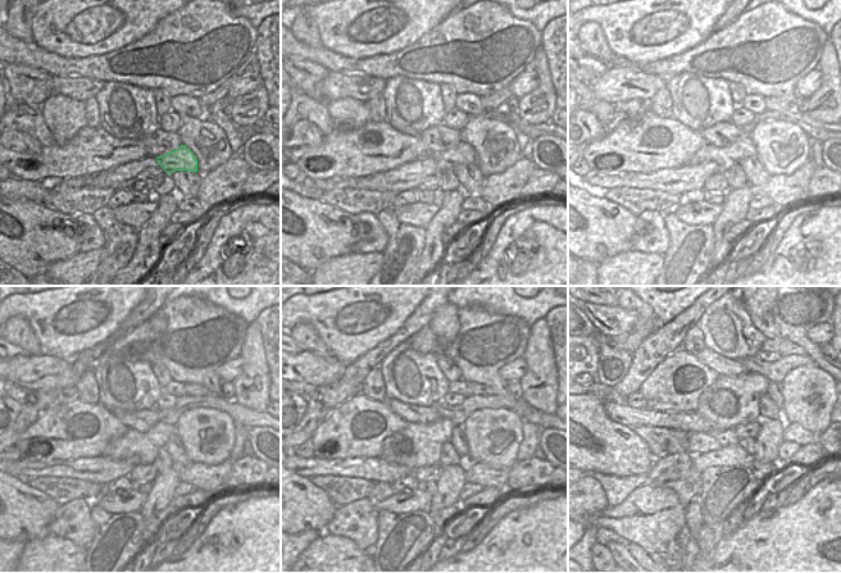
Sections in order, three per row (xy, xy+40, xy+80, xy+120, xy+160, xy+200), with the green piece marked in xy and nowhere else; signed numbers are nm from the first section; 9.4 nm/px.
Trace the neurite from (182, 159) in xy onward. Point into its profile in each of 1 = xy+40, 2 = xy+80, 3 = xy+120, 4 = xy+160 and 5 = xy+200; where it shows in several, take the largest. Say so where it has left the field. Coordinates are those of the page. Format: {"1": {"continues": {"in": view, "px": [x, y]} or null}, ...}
{"1": {"continues": {"in": "xy+40", "px": [463, 153]}}, "2": {"continues": {"in": "xy+80", "px": [742, 148]}}, "3": {"continues": {"in": "xy+120", "px": [158, 435]}}, "4": {"continues": {"in": "xy+160", "px": [441, 431]}}, "5": {"continues": {"in": "xy+200", "px": [722, 404]}}}

